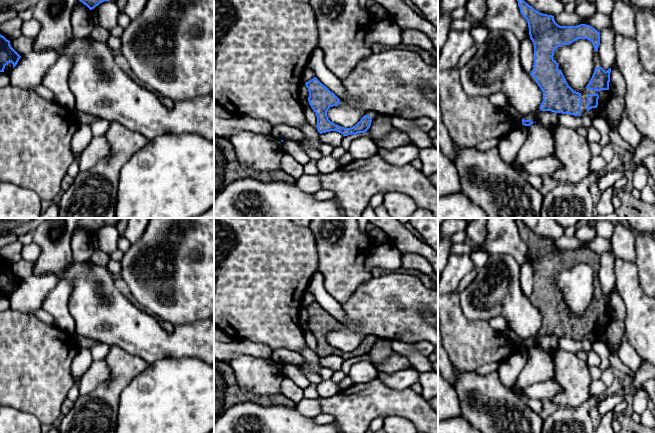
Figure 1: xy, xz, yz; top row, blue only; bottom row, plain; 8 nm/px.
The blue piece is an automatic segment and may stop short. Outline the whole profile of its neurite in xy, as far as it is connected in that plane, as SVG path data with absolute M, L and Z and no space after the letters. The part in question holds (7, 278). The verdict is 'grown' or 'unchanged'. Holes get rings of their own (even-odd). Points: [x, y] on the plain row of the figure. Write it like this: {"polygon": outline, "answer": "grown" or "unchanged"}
{"polygon": "M0 258L0 296L4 296L8 287L17 289L21 280L11 271L10 265Z", "answer": "unchanged"}

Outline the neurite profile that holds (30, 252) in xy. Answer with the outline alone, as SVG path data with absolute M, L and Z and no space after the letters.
M34 242L24 245L21 251L22 259L35 263L40 255L40 248Z

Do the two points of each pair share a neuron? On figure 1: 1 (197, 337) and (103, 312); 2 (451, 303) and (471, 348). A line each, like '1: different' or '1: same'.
1: same
2: same

